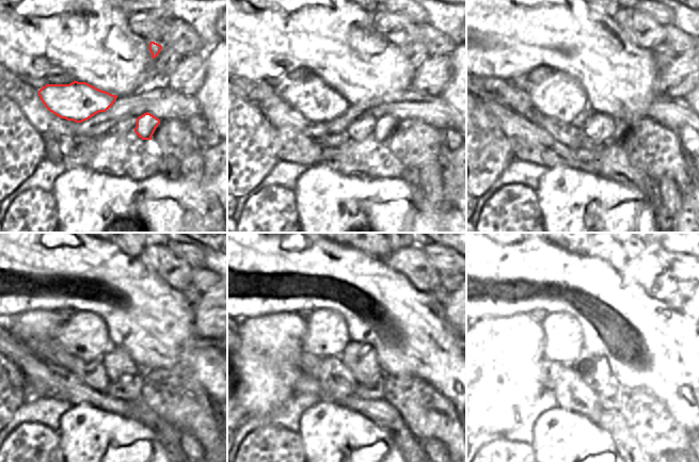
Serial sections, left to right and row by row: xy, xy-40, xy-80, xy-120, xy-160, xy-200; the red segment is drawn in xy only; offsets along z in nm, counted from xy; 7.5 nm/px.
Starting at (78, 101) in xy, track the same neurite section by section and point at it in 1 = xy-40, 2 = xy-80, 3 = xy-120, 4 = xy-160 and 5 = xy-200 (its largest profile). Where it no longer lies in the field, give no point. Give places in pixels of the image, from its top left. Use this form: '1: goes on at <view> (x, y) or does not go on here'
1: goes on at xy-40 (314, 98)
2: goes on at xy-80 (560, 96)
3: goes on at xy-120 (84, 335)
4: goes on at xy-160 (326, 335)
5: goes on at xy-200 (566, 334)

